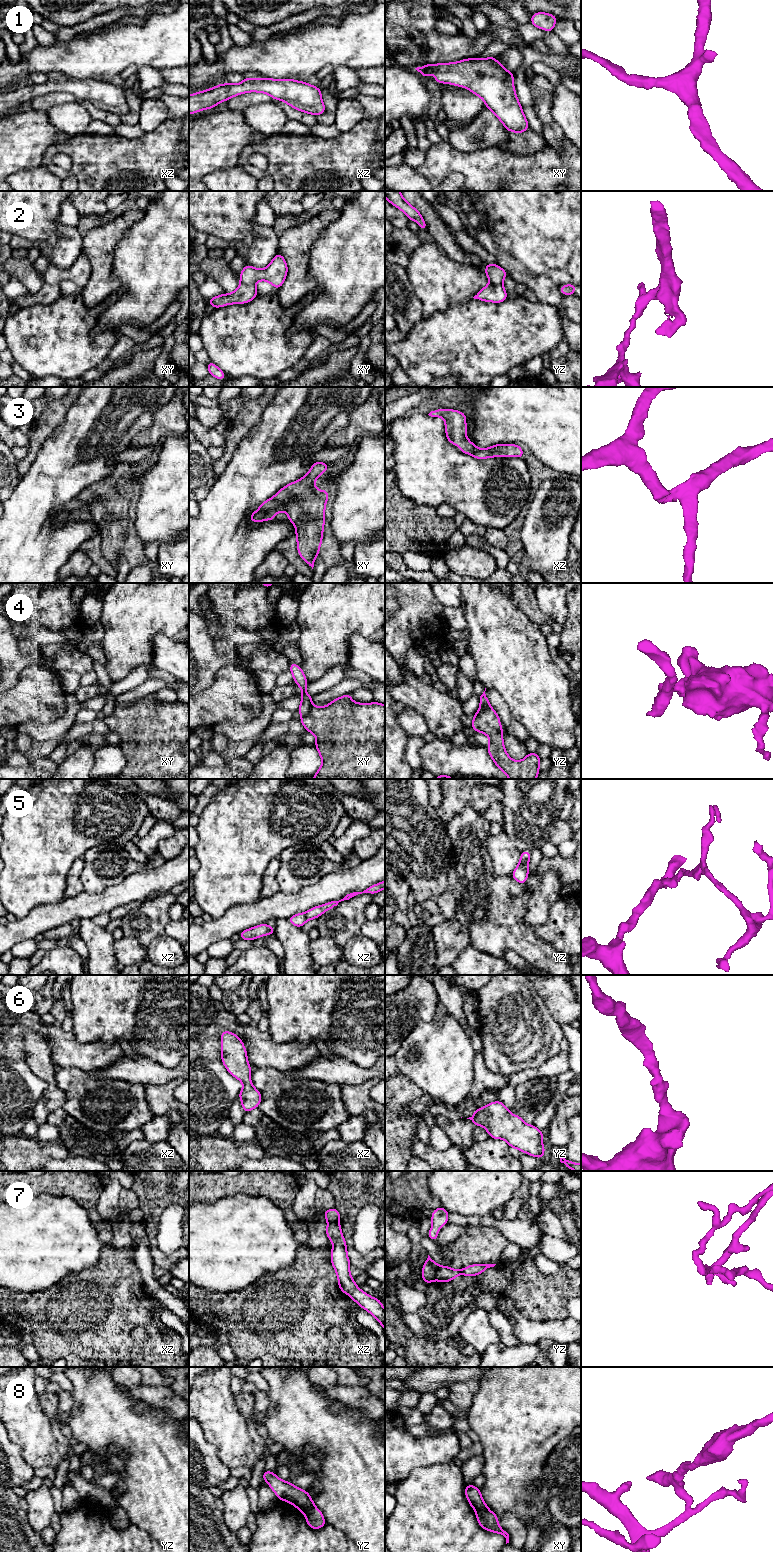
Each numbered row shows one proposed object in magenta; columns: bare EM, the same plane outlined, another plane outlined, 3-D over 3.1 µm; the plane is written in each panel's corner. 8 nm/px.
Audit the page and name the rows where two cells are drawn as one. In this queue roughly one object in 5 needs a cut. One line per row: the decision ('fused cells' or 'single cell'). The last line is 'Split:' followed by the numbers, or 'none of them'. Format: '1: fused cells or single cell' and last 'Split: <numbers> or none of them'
1: single cell
2: fused cells
3: fused cells
4: fused cells
5: fused cells
6: single cell
7: fused cells
8: fused cells
Split: 2, 3, 4, 5, 7, 8

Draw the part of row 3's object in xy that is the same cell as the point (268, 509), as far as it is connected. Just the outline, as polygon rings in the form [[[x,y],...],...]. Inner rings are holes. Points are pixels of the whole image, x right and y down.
[[[274,497],[263,502],[257,511],[252,513],[249,516],[250,521],[252,522],[261,522],[266,520],[274,520],[275,515],[279,511],[284,511],[284,506],[274,499]]]

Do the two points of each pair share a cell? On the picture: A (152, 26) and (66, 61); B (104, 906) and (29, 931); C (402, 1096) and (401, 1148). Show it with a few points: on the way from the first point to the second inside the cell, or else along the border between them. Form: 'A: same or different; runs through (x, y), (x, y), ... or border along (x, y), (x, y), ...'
A: same; runs through (131, 44), (108, 52), (94, 53), (87, 56)
B: same; runs through (85, 906), (48, 916)
C: same; runs through (395, 1109), (395, 1135)

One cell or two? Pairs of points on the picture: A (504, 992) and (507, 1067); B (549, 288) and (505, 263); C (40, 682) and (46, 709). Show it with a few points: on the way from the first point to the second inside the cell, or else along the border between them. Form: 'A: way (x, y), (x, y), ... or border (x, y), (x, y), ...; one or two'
A: way (507, 1011), (507, 1018), (510, 1021), (510, 1048); one
B: way (538, 283), (516, 270); one
C: way (40, 689), (40, 696), (45, 702); one

